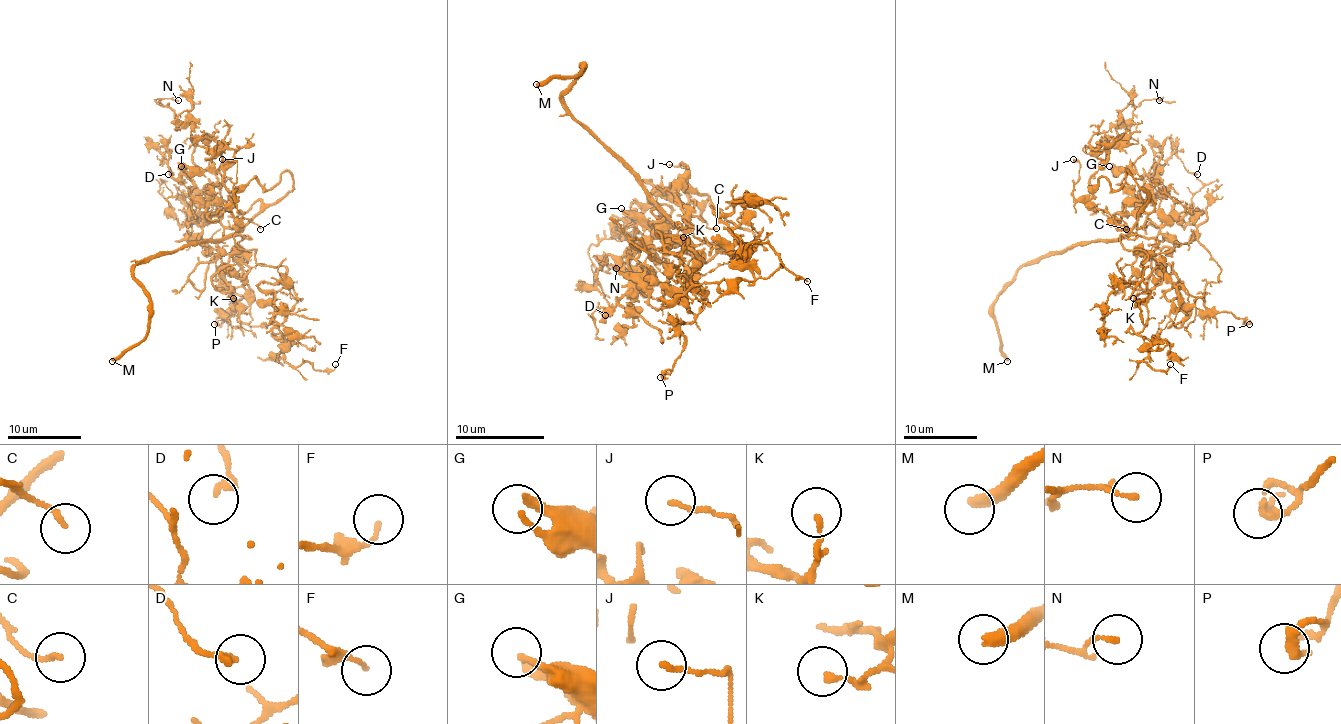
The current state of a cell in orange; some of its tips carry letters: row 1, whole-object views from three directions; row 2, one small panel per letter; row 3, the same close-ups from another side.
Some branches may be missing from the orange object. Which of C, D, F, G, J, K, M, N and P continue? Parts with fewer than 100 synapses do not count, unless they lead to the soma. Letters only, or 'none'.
M

